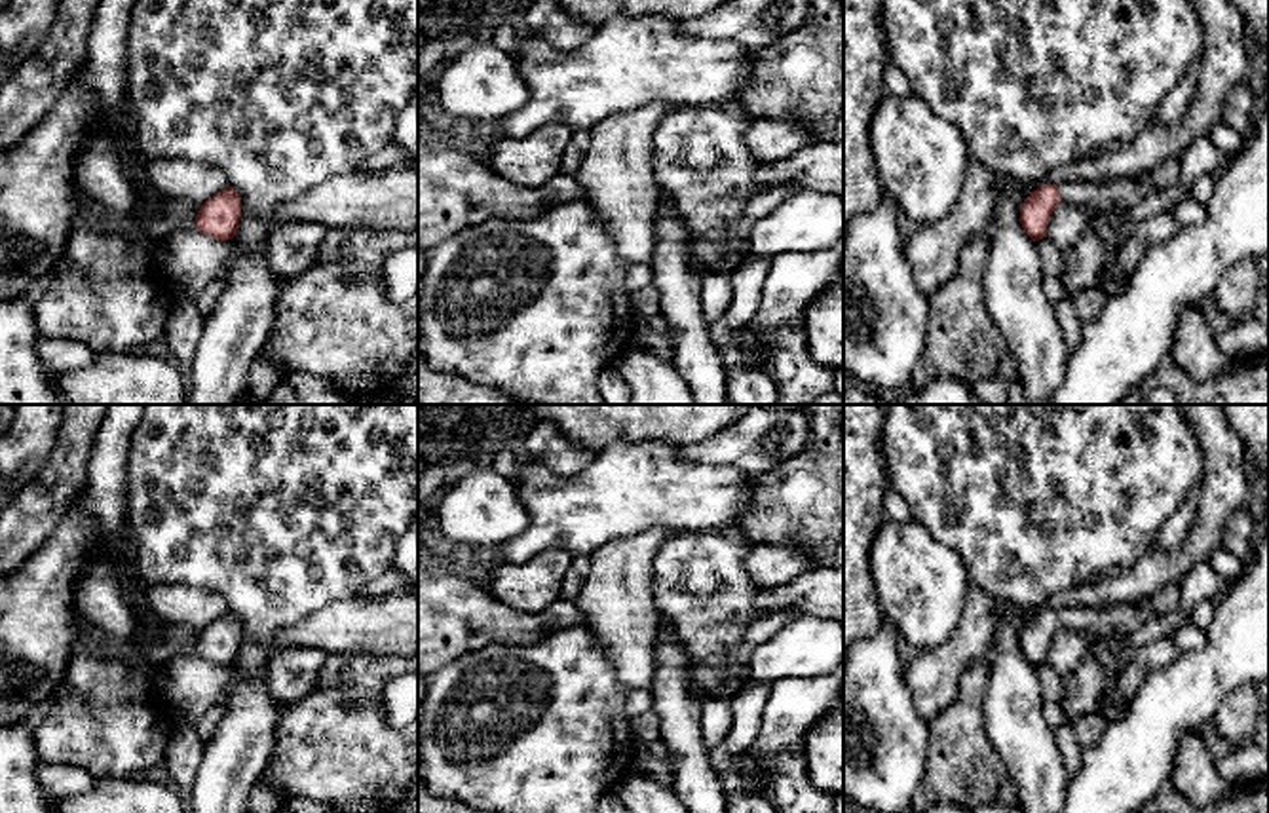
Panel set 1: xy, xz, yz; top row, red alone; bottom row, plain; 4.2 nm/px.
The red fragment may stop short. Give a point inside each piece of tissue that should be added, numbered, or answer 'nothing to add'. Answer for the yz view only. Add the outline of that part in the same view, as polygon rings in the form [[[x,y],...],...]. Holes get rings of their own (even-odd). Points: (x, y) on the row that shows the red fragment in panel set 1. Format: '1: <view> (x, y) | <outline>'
1: yz (1100, 198) | [[[1140,173],[1109,182],[1062,182],[1058,192],[1062,201],[1083,205],[1094,218],[1117,207],[1130,209],[1147,196],[1157,194],[1157,186],[1147,173]]]

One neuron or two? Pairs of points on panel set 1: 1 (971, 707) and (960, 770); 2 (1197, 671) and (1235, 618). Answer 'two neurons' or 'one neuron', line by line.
1: one neuron
2: one neuron

